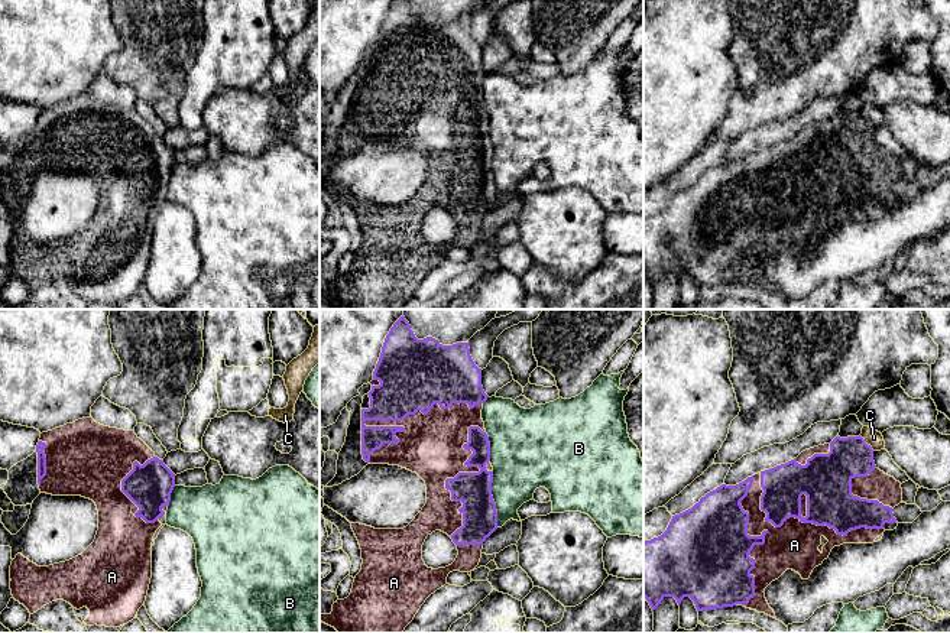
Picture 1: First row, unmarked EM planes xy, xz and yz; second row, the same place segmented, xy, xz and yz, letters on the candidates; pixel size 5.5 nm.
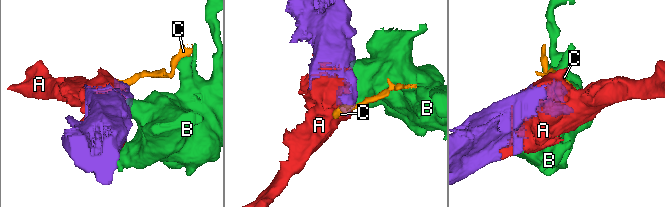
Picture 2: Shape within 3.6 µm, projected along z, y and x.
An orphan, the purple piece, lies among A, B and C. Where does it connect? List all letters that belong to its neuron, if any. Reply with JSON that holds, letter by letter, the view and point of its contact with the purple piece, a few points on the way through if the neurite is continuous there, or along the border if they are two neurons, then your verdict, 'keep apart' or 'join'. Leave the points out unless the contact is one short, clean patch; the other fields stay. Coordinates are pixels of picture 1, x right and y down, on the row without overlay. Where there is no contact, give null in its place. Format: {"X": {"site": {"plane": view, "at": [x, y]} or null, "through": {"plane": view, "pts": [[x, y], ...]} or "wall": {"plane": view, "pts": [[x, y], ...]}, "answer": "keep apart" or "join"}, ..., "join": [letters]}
{"A": {"site": {"plane": "xz", "at": [376, 96]}, "answer": "join"}, "B": {"site": {"plane": "xz", "at": [492, 175]}, "answer": "keep apart"}, "C": {"site": {"plane": "yz", "at": [865, 119]}, "wall": {"plane": "yz", "pts": [[859, 112], [874, 126]]}, "answer": "keep apart"}, "join": ["A"]}

